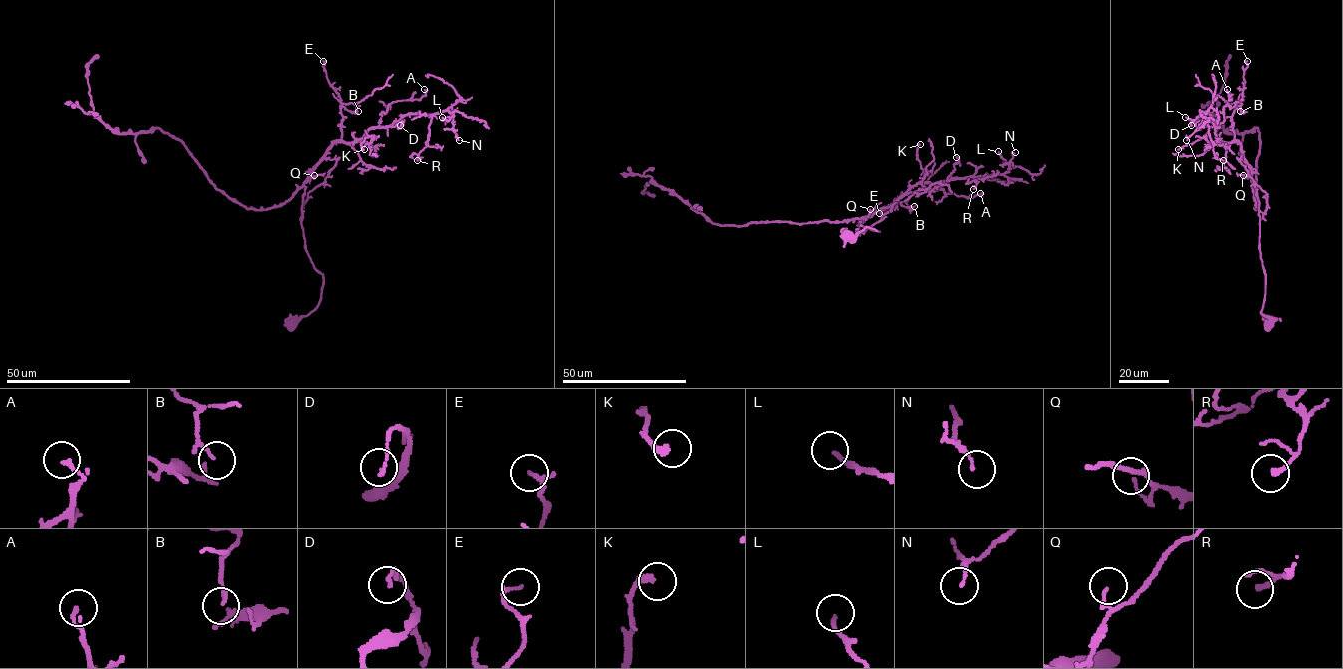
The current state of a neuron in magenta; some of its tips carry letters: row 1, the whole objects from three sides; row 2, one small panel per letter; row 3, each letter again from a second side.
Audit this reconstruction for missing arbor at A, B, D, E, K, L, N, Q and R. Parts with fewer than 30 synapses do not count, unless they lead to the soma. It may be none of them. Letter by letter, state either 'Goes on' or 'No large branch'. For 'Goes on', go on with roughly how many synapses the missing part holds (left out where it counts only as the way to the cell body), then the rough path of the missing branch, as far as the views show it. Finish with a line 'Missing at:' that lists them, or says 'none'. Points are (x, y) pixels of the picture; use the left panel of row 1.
A: No large branch
B: No large branch
D: No large branch
E: No large branch
K: No large branch
L: No large branch
N: No large branch
Q: No large branch
R: No large branch
Missing at: none

